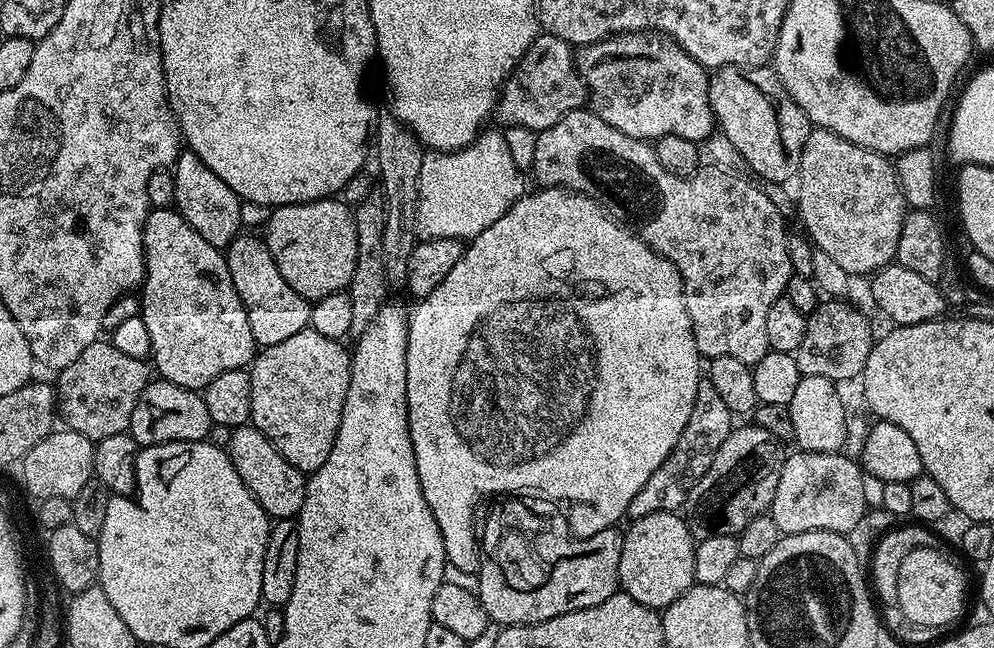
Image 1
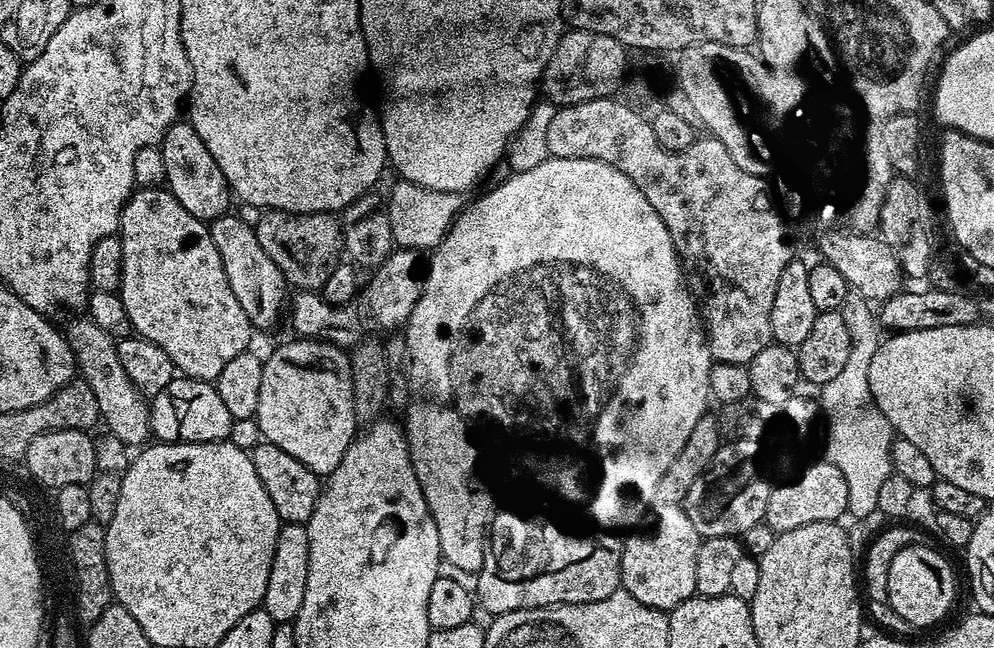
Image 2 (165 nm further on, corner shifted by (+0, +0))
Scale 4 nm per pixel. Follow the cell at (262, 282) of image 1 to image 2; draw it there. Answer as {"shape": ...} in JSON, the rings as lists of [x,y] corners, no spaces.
{"shape":[[[225,214],[211,221],[210,231],[214,247],[218,250],[218,258],[222,258],[222,270],[226,270],[226,282],[230,282],[230,290],[234,290],[238,306],[246,310],[246,318],[253,329],[274,327],[279,322],[280,315],[283,312],[285,315],[290,285],[282,270],[278,270],[278,266],[270,262],[270,254],[262,250],[262,242],[258,242],[255,227],[247,225],[236,214]]]}

